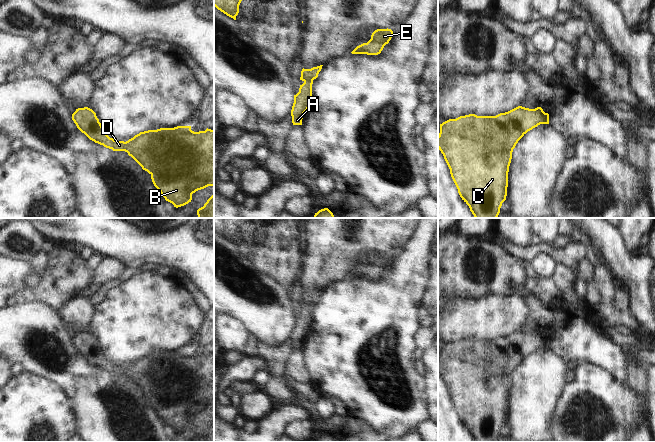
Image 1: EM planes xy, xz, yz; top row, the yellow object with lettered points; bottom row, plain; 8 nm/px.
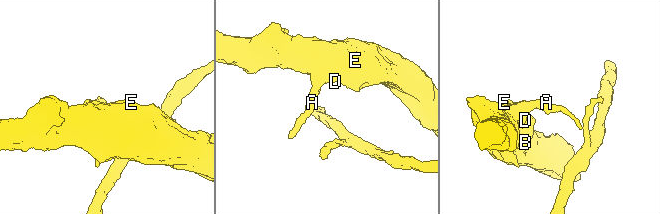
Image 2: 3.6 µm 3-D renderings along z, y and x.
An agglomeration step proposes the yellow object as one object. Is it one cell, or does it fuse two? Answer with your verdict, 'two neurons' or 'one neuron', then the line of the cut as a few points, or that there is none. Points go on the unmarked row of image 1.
one neuron | no cut

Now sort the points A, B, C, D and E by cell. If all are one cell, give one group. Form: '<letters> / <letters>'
A B C D E

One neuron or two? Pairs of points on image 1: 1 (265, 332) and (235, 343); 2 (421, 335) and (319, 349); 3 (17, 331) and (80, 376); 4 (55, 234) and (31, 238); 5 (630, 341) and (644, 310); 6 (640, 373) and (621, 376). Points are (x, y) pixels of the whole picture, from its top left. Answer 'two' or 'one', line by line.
1: two
2: two
3: one
4: two
5: two
6: two

